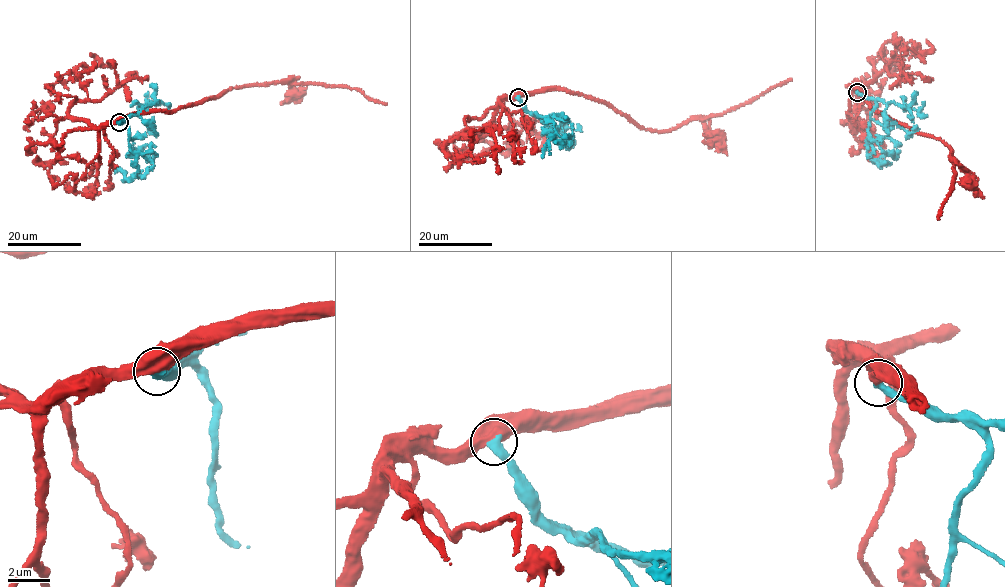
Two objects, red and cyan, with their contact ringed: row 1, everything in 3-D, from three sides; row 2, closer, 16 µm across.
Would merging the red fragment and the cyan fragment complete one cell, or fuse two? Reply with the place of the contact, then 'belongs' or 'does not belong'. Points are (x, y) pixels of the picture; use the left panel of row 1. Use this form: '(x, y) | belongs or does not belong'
(119, 122) | belongs

